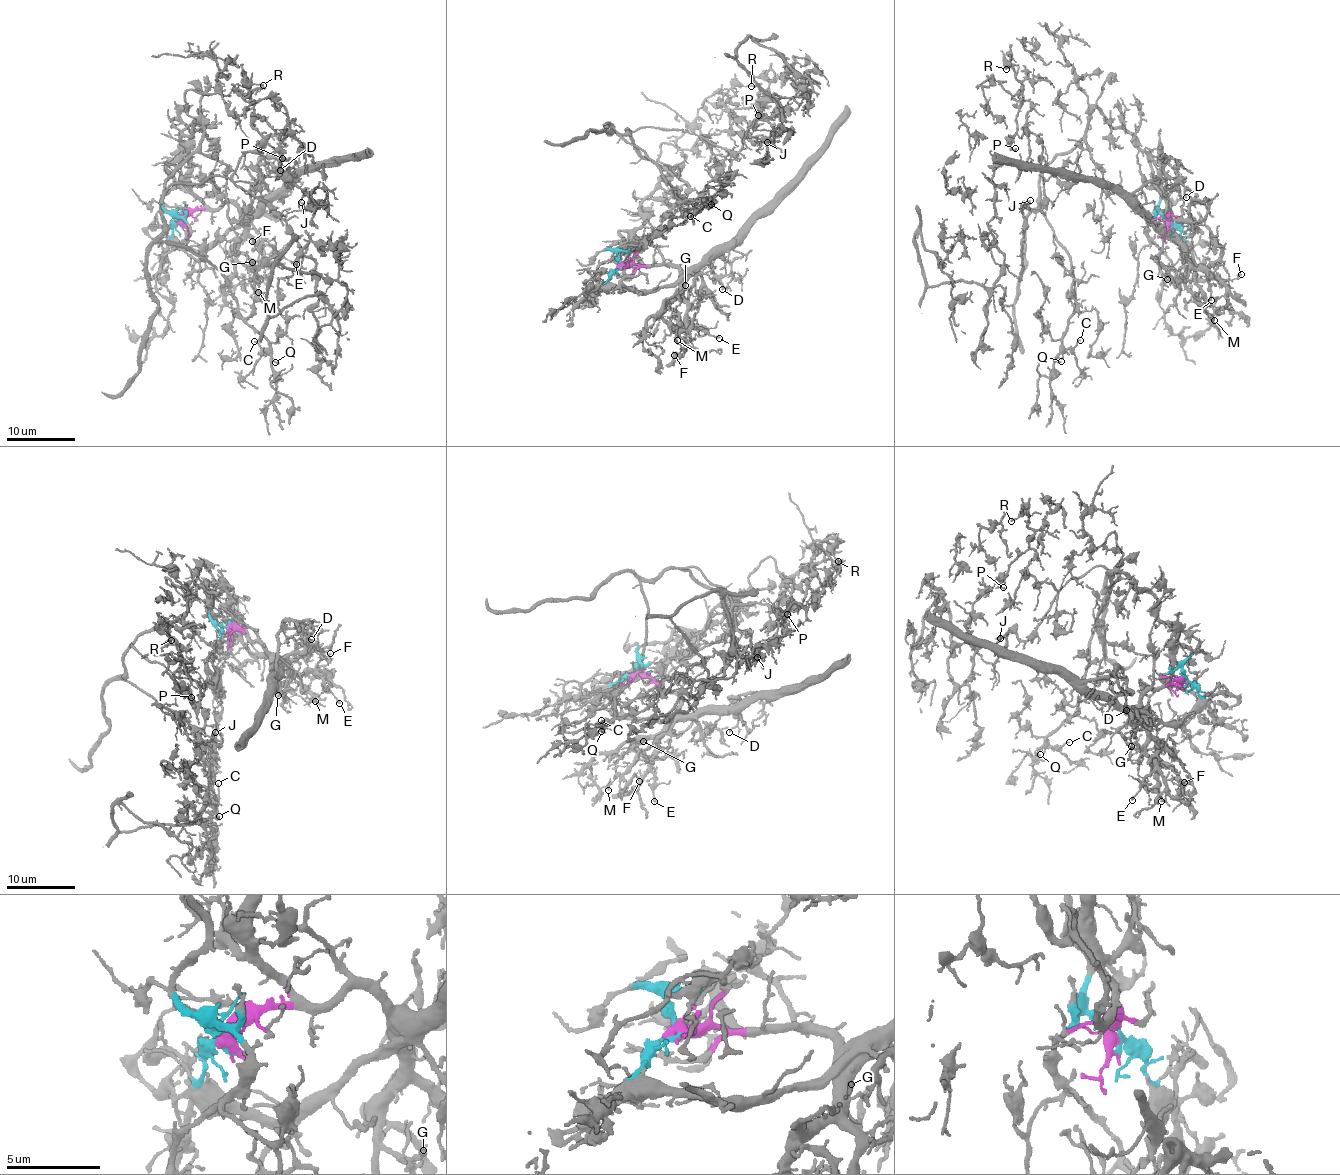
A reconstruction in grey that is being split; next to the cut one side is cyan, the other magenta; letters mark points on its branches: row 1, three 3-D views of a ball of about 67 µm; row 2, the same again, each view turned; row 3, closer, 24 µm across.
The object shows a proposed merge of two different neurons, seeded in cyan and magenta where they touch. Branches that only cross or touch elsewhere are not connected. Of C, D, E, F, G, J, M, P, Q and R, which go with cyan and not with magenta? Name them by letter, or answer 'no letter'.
C, J, P, Q, R

